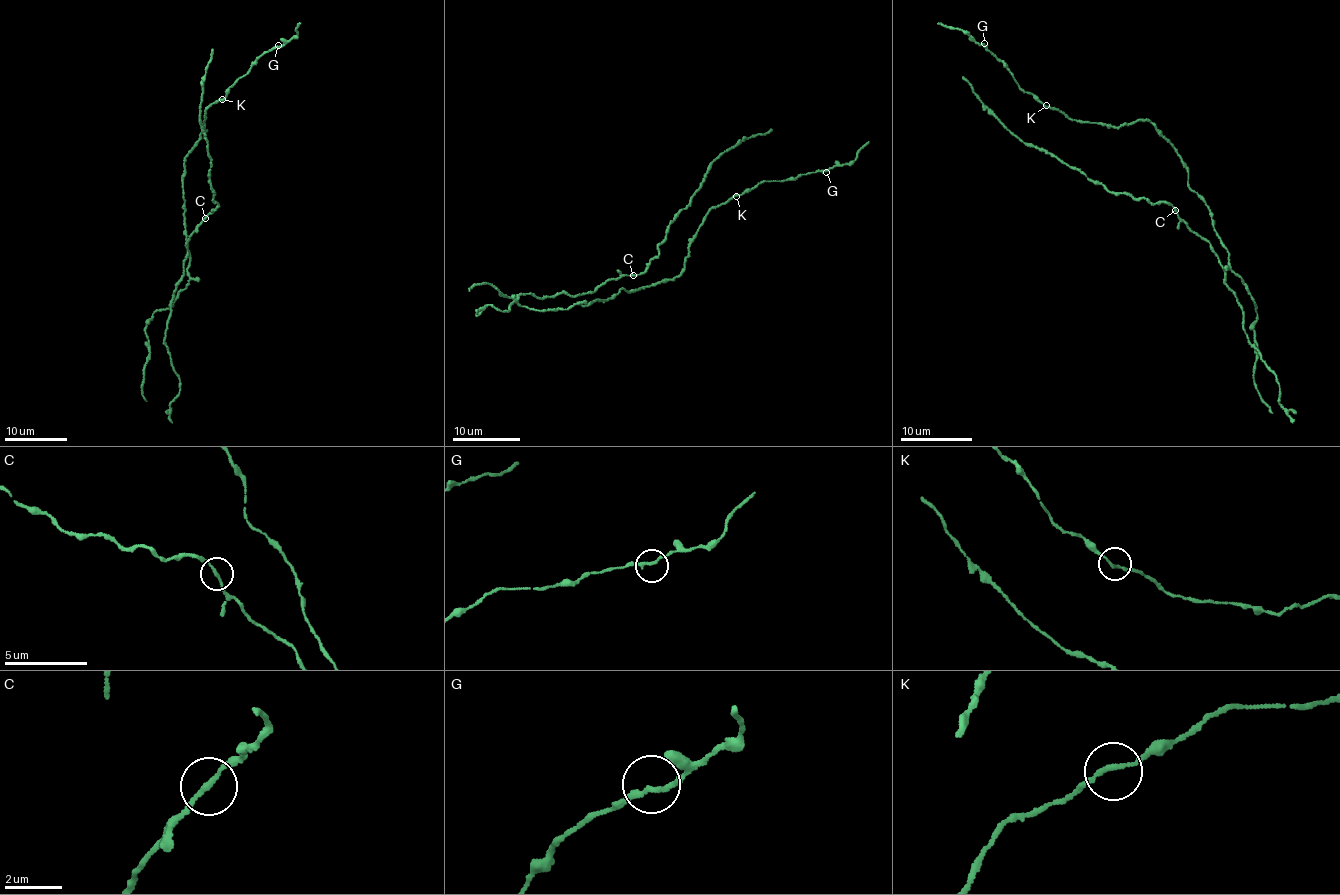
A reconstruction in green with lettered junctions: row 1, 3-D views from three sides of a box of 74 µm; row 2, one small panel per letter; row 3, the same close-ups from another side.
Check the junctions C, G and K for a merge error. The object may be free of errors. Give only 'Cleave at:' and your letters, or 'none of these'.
Cleave at: none of these

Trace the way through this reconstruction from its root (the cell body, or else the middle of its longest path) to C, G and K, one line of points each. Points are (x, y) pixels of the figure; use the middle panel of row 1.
C: (600, 300), (594, 299), (585, 306), (575, 297), (592, 292), (611, 279), (634, 275)
G: (600, 300), (624, 288), (634, 292), (677, 276), (691, 238), (713, 207), (767, 180), (826, 172)
K: (600, 300), (612, 299), (624, 288), (634, 292), (677, 276), (684, 267), (688, 243), (707, 212), (736, 196)

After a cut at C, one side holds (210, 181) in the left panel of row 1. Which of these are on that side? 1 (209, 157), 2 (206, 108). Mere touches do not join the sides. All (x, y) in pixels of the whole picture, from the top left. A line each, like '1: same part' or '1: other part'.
1: same part
2: other part

